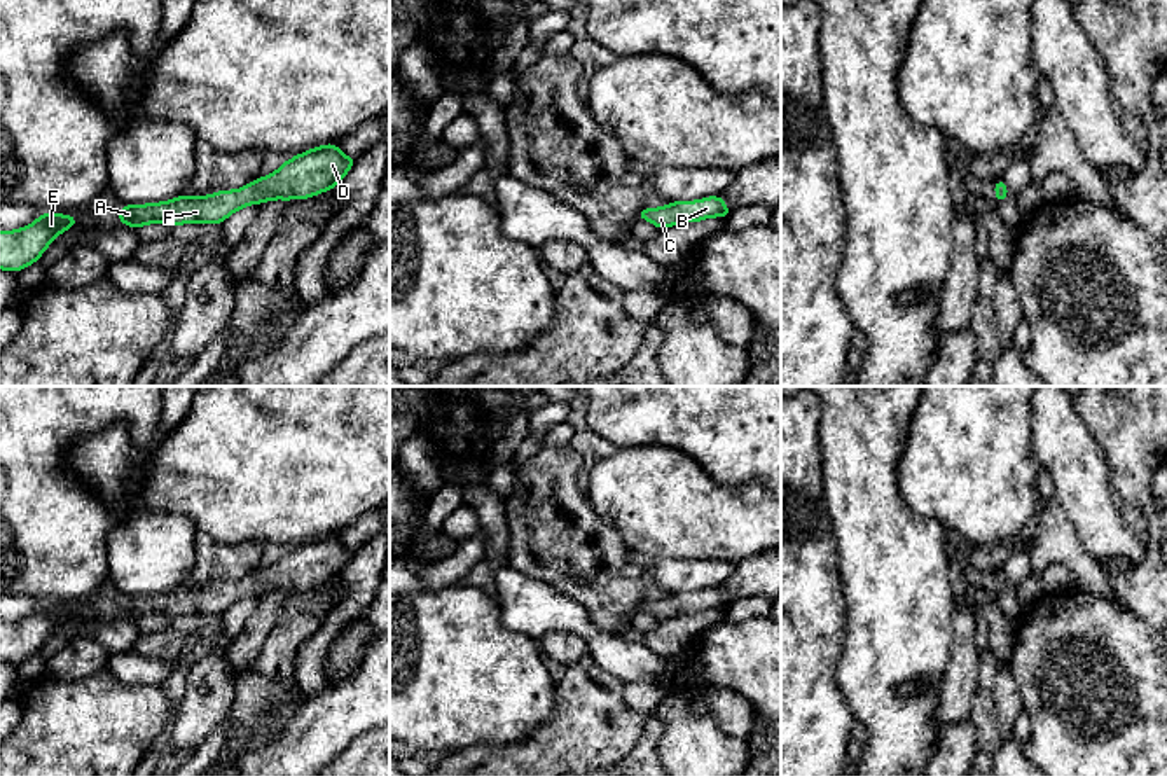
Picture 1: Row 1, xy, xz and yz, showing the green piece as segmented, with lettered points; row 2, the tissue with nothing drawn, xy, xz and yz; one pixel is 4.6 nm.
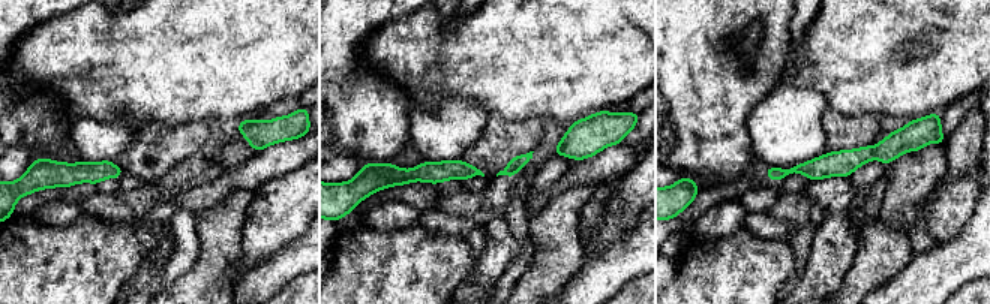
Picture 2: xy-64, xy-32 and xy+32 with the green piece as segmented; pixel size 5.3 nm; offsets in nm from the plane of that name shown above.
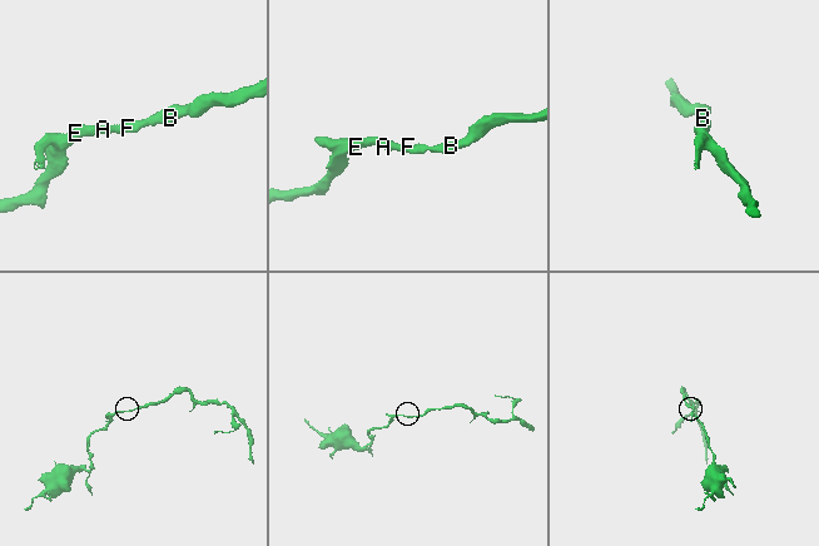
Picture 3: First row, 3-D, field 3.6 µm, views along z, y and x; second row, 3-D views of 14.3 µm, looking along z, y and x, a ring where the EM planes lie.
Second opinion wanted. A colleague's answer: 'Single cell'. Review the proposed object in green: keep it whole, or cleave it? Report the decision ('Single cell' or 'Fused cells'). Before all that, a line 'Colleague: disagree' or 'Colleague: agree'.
Colleague: agree
Single cell

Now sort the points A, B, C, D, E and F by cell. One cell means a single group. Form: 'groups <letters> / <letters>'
groups A B C D E F

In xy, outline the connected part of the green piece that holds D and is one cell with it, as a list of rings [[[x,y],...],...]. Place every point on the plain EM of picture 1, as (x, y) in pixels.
[[[335,535],[314,538],[283,554],[273,566],[236,580],[203,589],[178,587],[173,592],[121,598],[119,615],[140,620],[162,613],[222,615],[236,601],[271,591],[306,591],[339,577],[356,549],[344,547]]]

